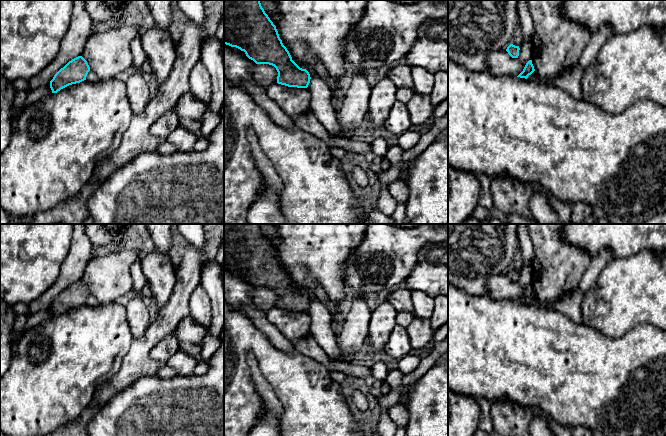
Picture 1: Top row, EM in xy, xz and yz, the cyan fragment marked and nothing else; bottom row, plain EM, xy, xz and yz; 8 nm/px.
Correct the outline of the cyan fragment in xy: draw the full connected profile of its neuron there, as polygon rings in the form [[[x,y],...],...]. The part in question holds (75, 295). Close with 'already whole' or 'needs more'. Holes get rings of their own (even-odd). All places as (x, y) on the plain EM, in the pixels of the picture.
[[[82,280],[72,283],[56,297],[50,305],[52,317],[57,317],[69,309],[86,304],[89,295],[90,291]]]; already whole

